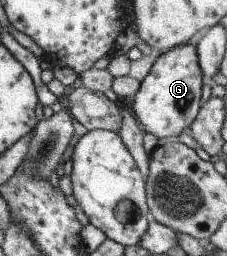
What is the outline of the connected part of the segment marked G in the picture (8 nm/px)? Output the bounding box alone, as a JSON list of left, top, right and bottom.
[131,44,204,142]

